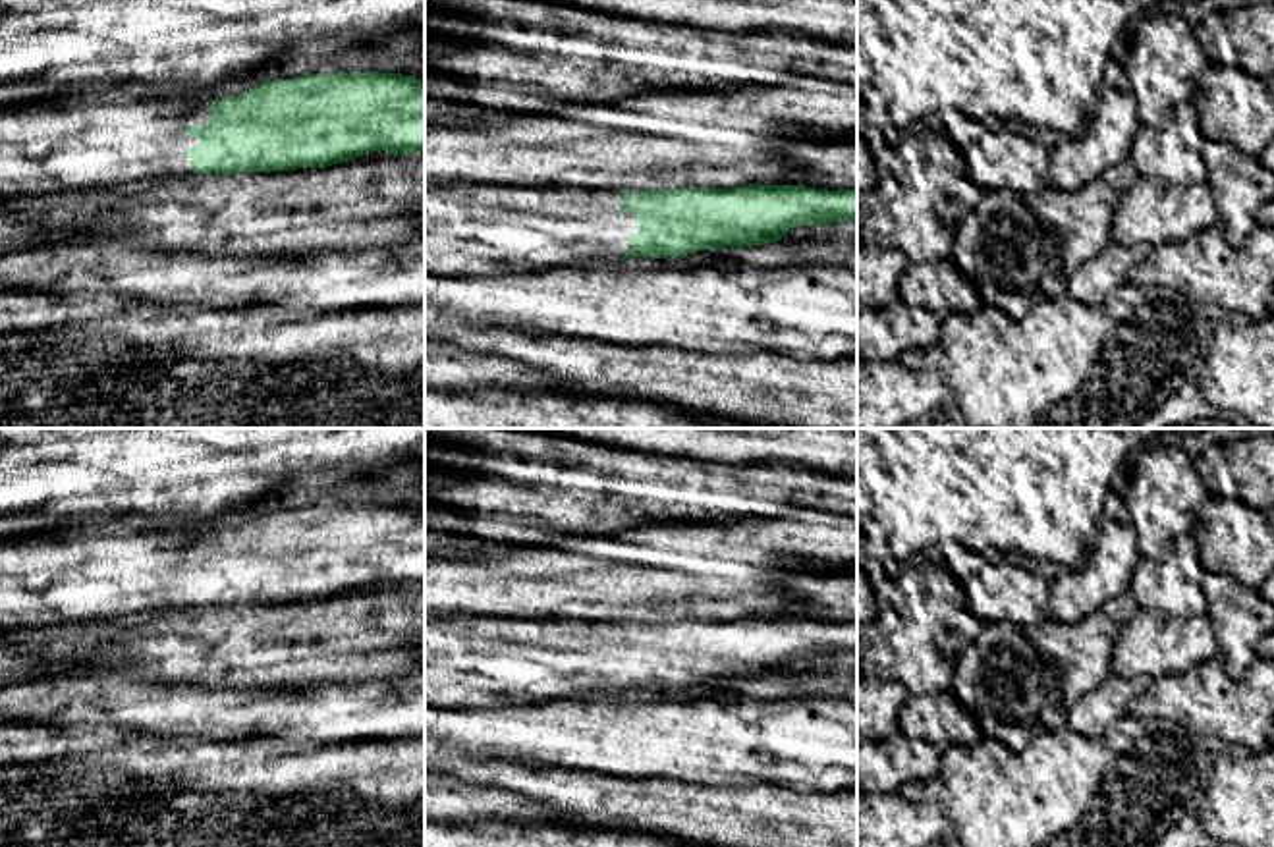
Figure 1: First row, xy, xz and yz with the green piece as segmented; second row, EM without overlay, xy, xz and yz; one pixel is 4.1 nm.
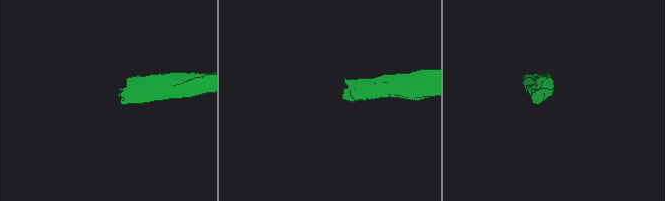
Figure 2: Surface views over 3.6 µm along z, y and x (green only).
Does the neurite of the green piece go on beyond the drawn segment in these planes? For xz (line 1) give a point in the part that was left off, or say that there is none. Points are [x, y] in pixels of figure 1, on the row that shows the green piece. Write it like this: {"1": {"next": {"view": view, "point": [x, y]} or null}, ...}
{"1": {"next": {"view": "xz", "point": [471, 228]}}}

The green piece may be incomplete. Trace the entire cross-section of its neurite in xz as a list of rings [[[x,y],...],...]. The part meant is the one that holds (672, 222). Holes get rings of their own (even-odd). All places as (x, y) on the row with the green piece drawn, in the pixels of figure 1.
[[[425,181],[425,272],[517,276],[629,257],[687,257],[705,249],[780,241],[795,226],[857,222],[855,189],[741,185],[732,189],[591,189]]]

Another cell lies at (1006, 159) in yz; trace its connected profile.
[[[956,108],[940,112],[944,133],[956,145],[967,166],[967,176],[983,189],[1000,187],[1019,195],[1033,193],[1050,183],[1048,149],[1039,139],[1010,129],[988,131]]]

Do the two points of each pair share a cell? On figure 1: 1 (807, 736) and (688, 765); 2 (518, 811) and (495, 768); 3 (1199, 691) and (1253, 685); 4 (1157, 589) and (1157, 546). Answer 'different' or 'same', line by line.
1: same
2: different
3: same
4: different

